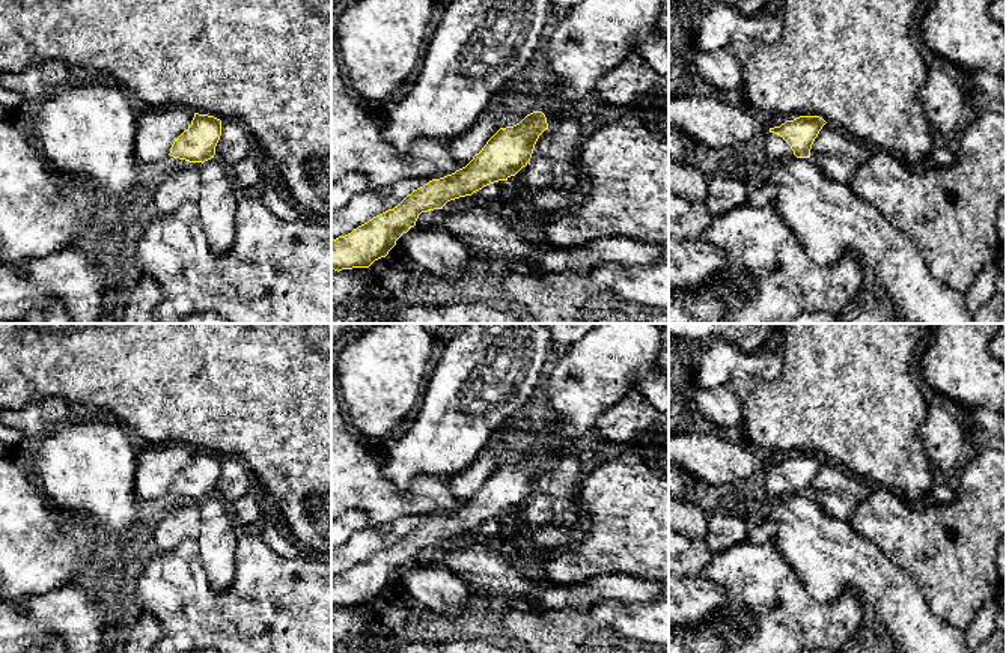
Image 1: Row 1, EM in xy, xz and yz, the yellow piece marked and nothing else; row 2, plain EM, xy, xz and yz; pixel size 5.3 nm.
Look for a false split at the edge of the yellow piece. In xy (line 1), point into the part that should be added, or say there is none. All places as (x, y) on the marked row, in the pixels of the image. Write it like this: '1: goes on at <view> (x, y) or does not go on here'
1: does not go on here

